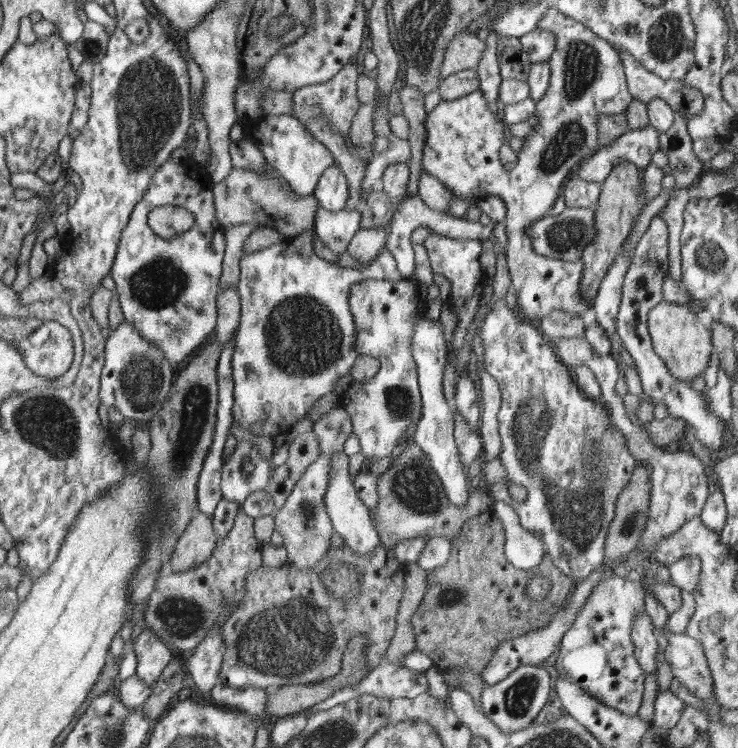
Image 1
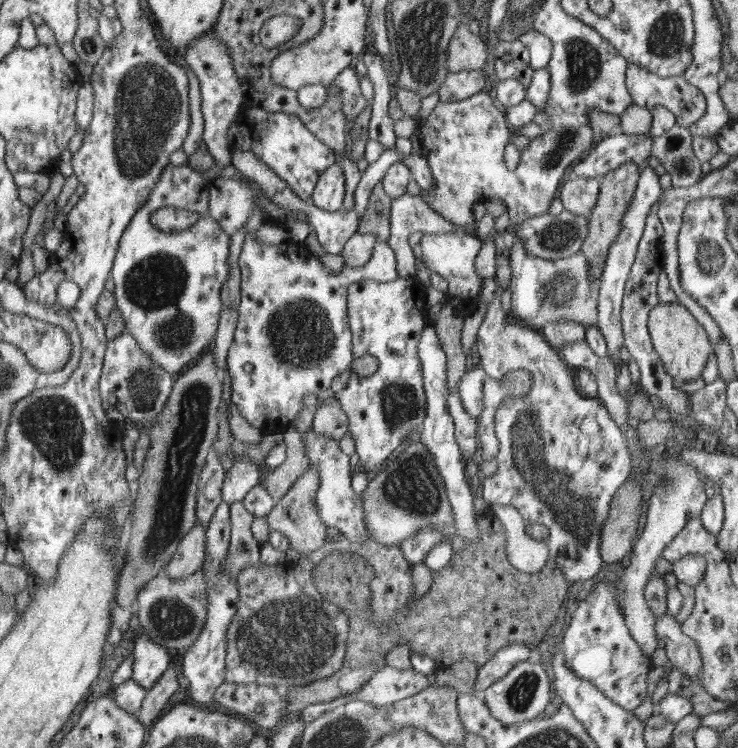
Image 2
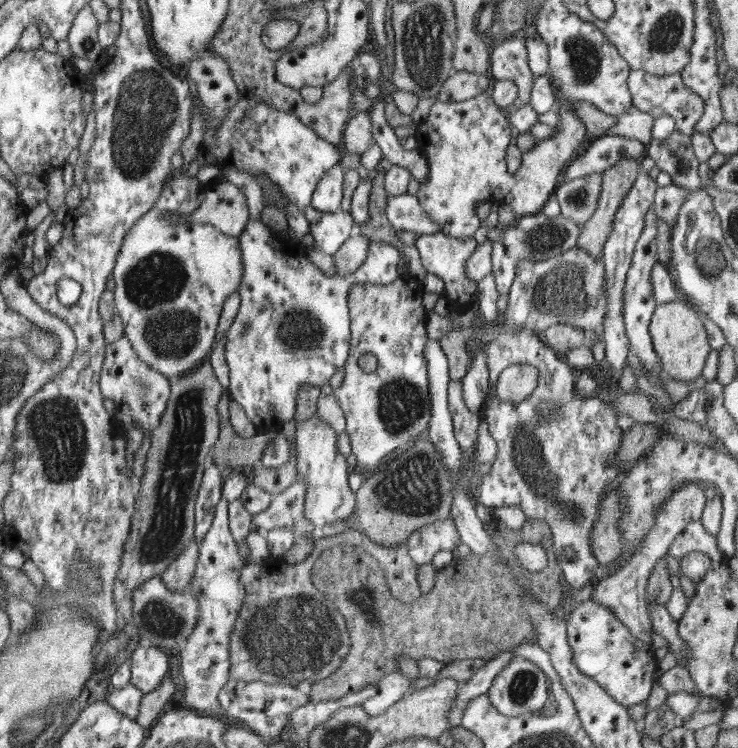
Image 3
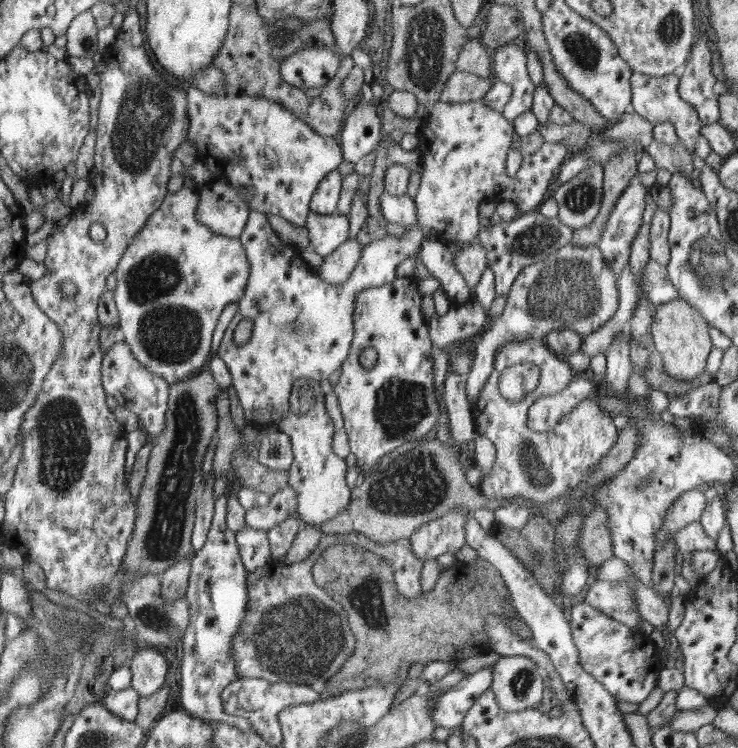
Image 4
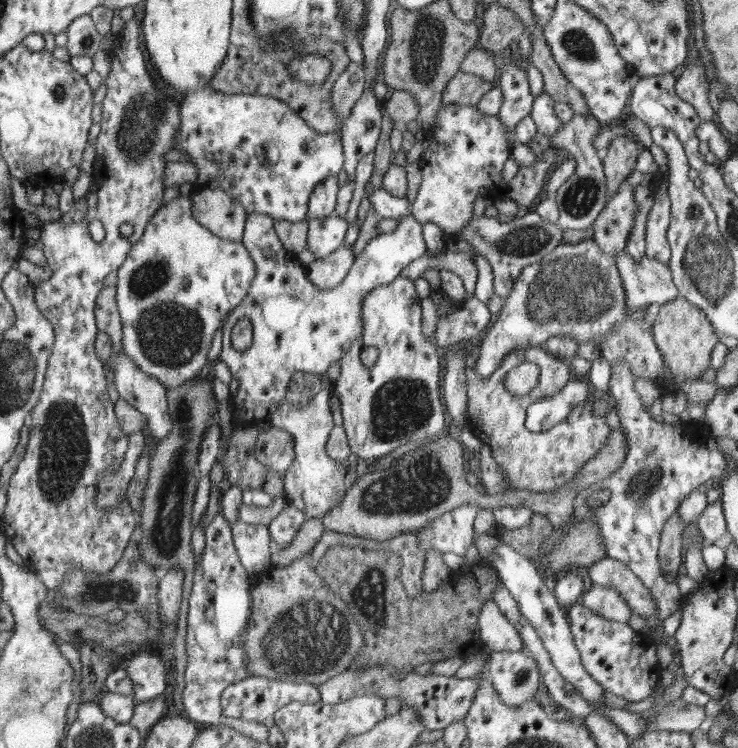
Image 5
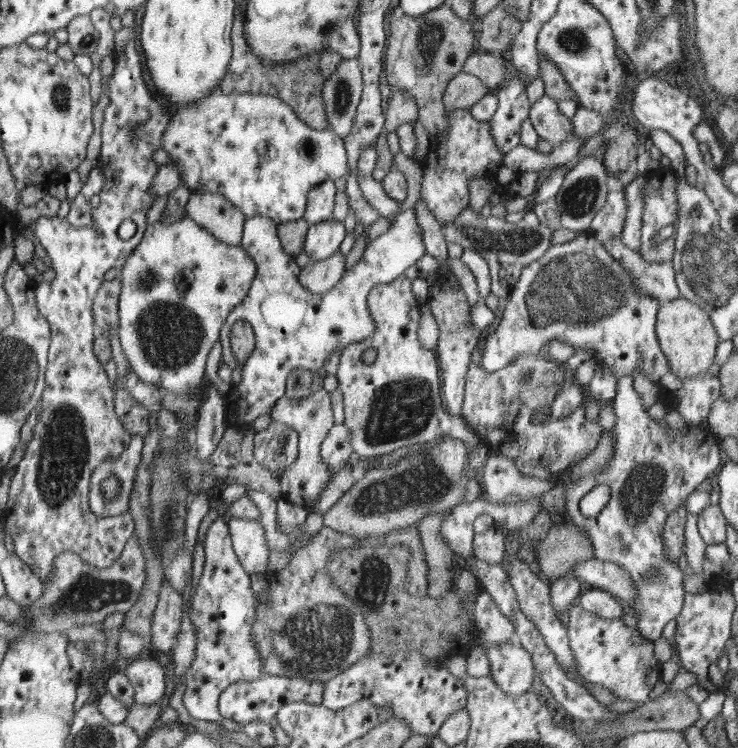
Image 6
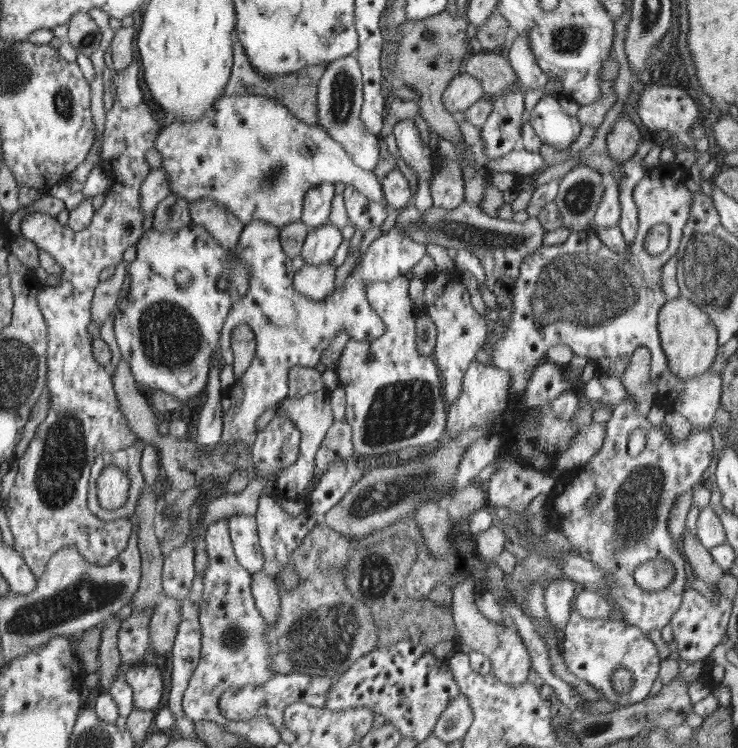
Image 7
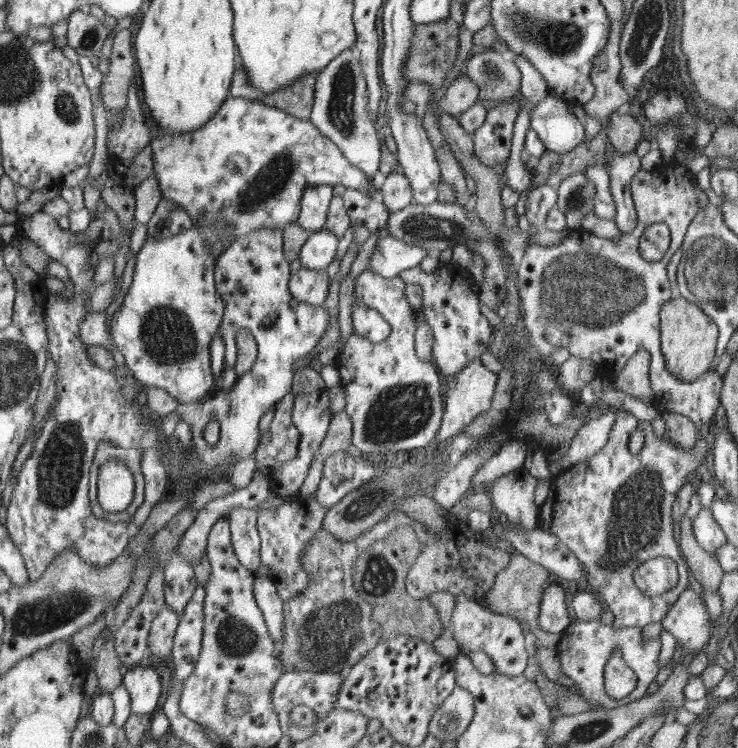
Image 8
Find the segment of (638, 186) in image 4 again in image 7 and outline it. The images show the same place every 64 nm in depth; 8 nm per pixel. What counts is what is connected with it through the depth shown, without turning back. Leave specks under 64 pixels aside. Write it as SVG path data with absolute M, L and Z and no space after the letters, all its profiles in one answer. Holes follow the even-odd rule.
M601 172L603 176L603 183L605 184L604 195L598 211L596 211L594 220L594 227L600 231L612 227L618 227L620 216L622 215L622 206L619 200L619 185L616 181L616 176L610 173Z

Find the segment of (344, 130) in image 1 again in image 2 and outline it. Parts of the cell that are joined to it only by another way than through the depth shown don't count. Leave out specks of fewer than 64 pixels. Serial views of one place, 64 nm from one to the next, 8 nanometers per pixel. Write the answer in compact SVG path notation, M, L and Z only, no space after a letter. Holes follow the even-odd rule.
M350 66L329 85L308 85L299 88L297 97L300 106L307 108L307 110L320 108L327 102L329 95L332 95L331 86L337 86L341 92L341 111L344 113L348 125L354 122L366 105L372 105L363 97L363 94L360 94L356 72Z

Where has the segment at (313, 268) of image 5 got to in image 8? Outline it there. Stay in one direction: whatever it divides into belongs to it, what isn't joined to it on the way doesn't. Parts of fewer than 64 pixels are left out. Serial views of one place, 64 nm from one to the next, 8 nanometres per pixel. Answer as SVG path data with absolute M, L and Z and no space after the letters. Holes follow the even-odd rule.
M301 267L292 276L291 295L303 305L303 310L309 306L322 305L328 296L330 282L327 271L314 272Z

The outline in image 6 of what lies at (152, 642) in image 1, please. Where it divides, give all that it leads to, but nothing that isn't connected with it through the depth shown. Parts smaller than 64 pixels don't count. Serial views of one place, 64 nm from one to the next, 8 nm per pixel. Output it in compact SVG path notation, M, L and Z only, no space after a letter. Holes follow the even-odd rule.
M150 657L136 658L125 669L125 674L135 691L135 703L152 706L164 696L164 668Z

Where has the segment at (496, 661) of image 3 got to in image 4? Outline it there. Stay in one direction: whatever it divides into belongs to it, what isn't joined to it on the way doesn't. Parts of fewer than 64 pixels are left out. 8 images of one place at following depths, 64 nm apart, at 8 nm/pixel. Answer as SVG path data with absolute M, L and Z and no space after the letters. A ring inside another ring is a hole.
M492 666L462 678L454 687L440 690L430 701L434 726L454 729L461 727L475 700L492 685Z

